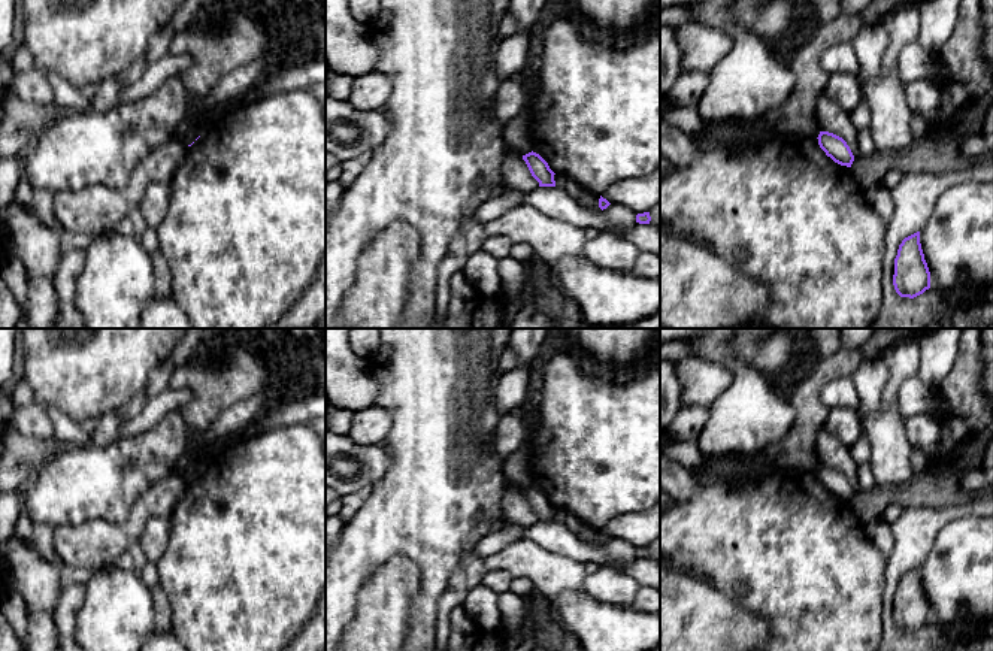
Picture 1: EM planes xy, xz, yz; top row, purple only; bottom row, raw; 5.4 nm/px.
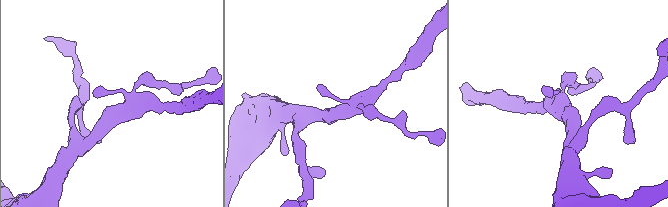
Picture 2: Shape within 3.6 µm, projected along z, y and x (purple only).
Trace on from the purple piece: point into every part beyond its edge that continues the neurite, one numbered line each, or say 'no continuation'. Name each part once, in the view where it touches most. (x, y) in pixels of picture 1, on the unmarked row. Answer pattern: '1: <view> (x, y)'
no continuation

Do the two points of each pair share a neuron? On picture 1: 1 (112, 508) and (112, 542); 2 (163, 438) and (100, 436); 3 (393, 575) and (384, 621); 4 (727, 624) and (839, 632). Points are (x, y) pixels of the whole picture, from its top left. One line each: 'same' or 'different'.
1: different
2: different
3: same
4: different

